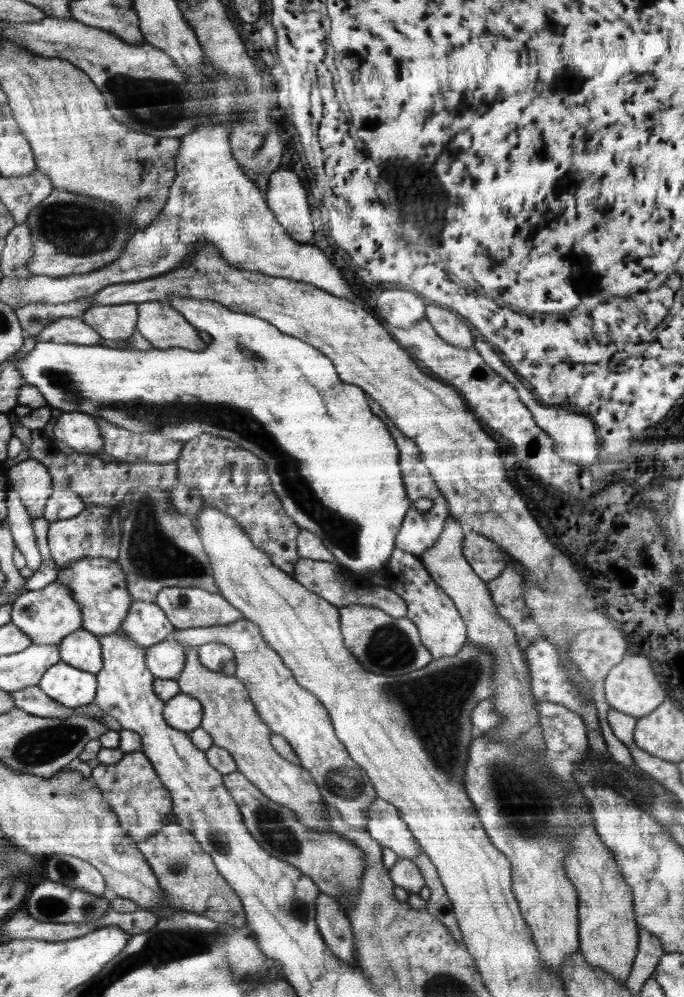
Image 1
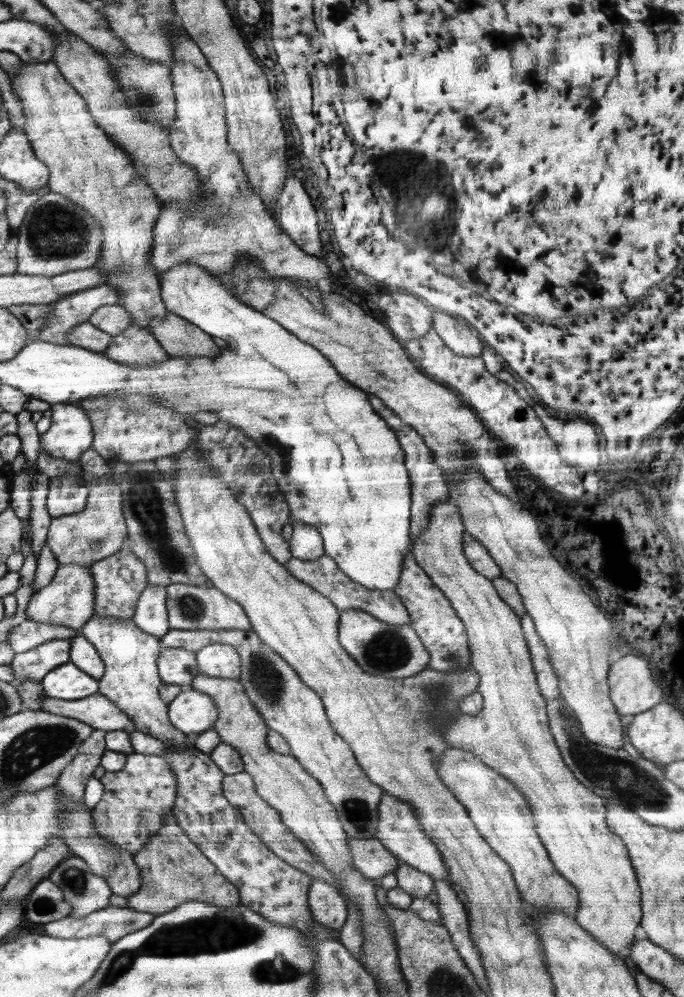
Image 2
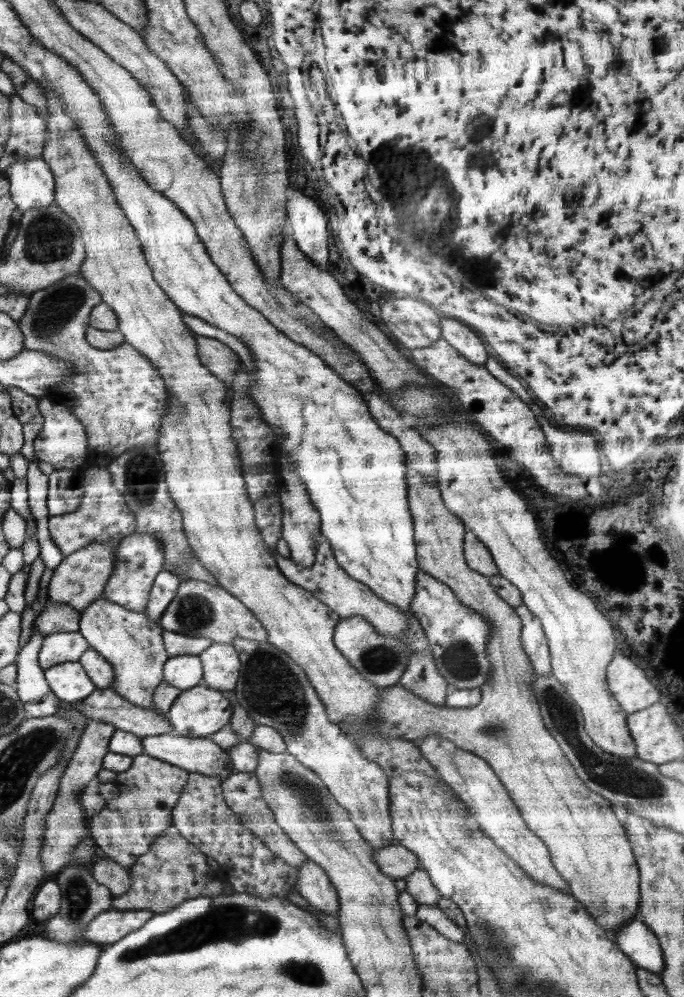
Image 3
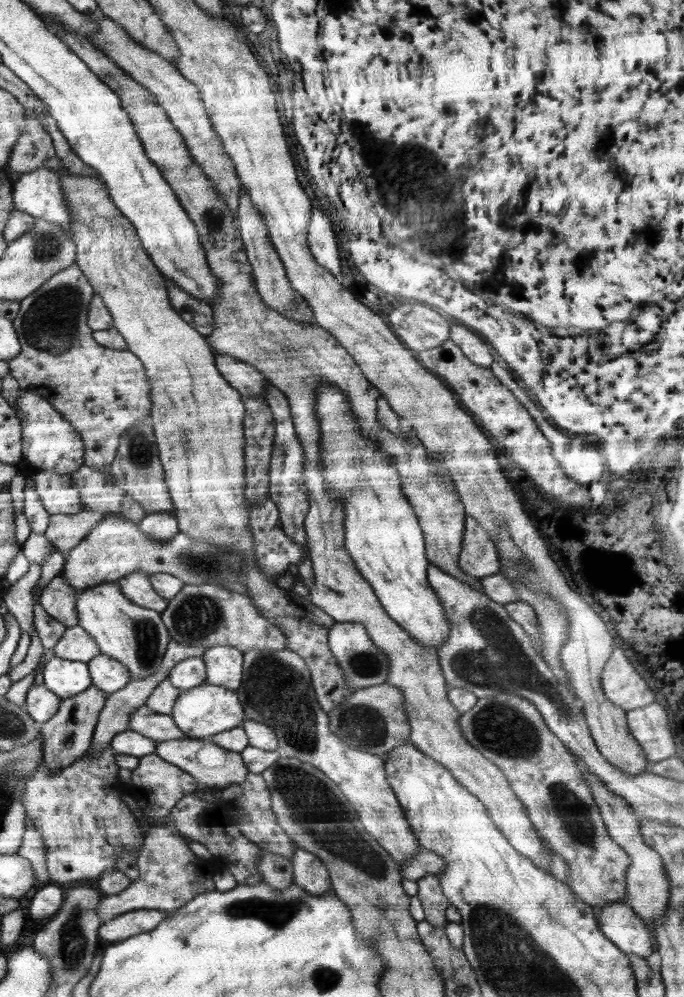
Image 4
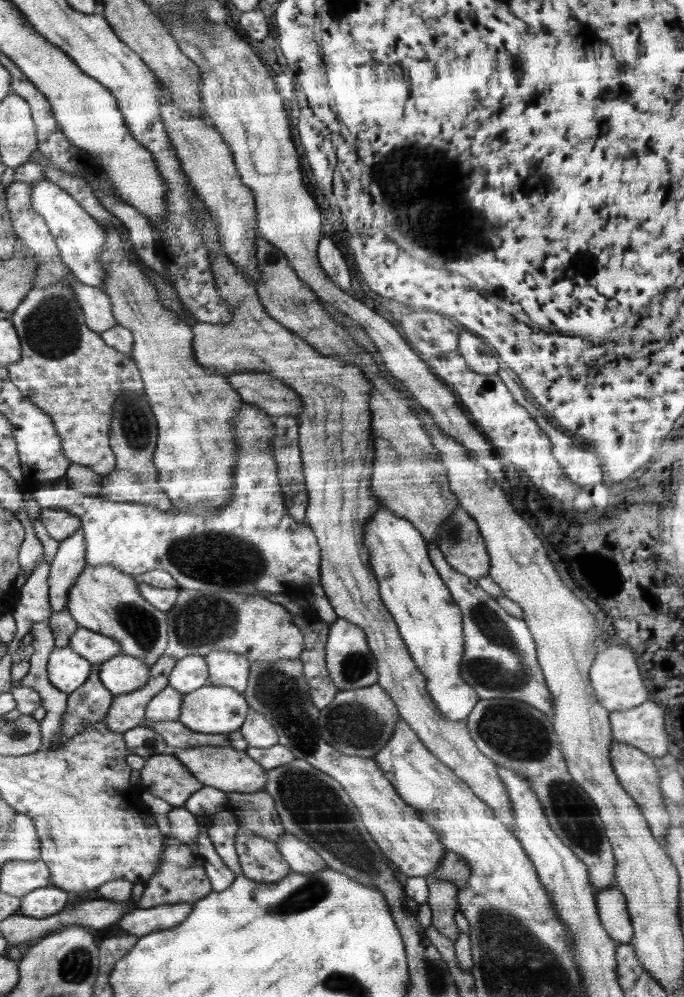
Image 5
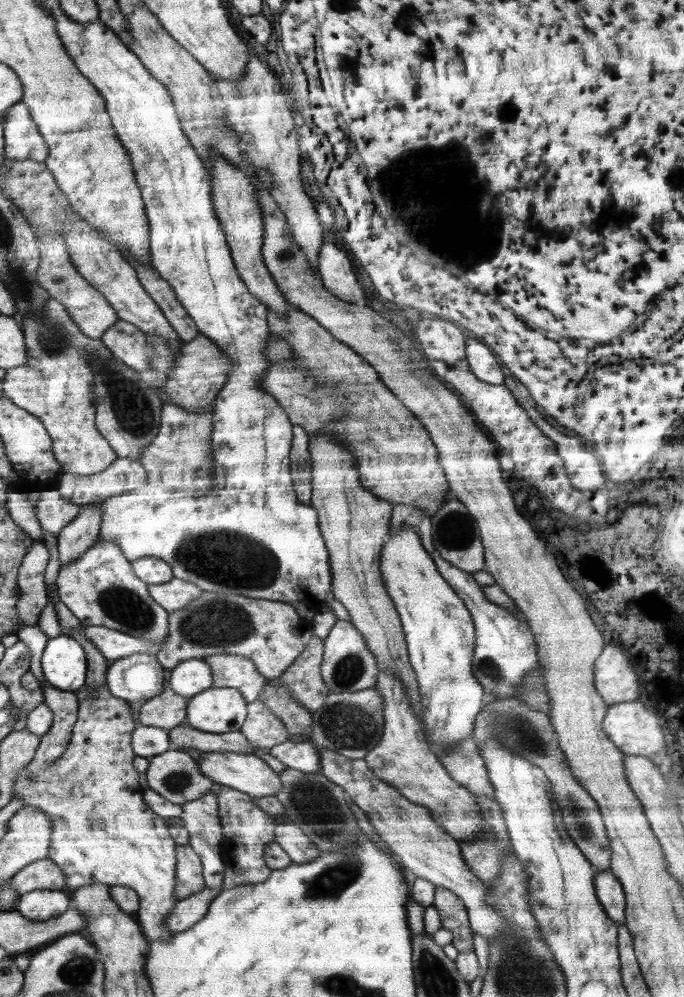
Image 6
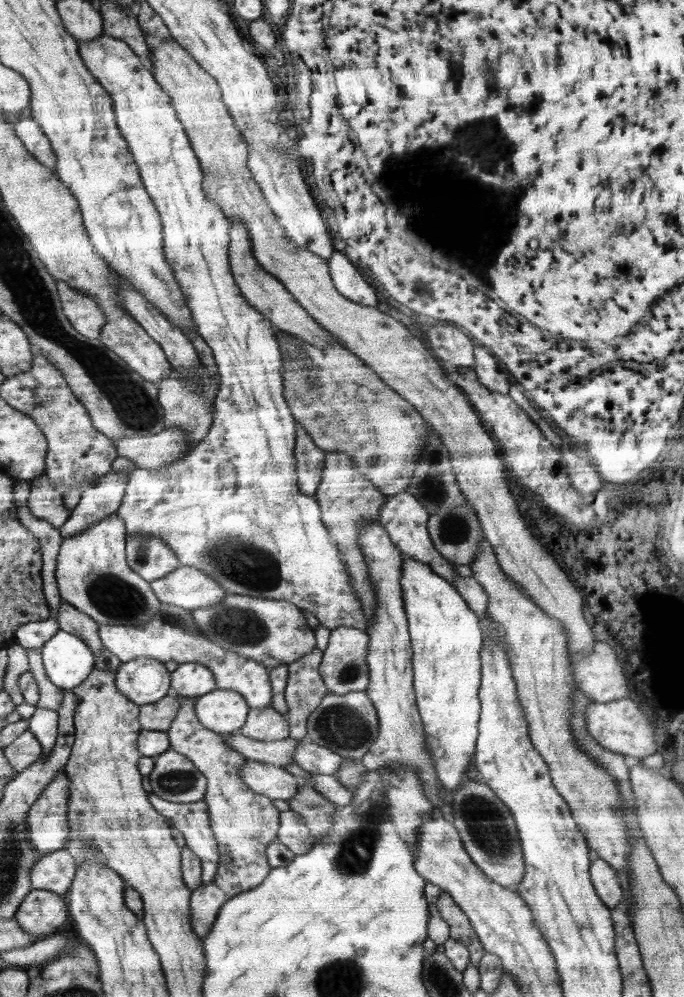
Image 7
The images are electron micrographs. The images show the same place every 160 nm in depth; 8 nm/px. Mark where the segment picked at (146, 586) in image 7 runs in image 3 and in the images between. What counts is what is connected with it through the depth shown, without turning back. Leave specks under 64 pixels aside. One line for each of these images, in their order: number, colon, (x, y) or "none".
3: (133, 642)
4: (136, 635)
5: (104, 599)
6: (101, 588)

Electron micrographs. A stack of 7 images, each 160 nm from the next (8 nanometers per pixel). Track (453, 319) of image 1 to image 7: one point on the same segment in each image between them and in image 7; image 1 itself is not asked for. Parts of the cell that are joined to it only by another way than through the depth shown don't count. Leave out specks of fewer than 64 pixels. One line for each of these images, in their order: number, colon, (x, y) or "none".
2: (457, 335)
3: (463, 339)
4: (478, 351)
5: (479, 358)
6: (482, 364)
7: (485, 366)

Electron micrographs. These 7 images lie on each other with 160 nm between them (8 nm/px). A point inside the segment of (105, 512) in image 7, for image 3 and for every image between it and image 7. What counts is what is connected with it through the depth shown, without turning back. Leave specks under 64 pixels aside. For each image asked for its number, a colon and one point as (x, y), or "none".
3: (56, 617)
4: (59, 600)
5: (69, 561)
6: (74, 540)

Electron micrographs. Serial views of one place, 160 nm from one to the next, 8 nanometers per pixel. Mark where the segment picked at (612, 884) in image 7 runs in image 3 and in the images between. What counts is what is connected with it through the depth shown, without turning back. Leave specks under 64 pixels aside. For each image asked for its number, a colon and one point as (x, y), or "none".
3: (641, 945)
4: (617, 920)
5: (612, 909)
6: (610, 893)

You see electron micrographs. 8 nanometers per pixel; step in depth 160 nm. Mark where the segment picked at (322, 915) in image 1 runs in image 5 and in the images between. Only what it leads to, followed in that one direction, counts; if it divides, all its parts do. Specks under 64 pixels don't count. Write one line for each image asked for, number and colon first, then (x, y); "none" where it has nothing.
2: (327, 907)
3: (313, 883)
4: (309, 872)
5: (301, 858)

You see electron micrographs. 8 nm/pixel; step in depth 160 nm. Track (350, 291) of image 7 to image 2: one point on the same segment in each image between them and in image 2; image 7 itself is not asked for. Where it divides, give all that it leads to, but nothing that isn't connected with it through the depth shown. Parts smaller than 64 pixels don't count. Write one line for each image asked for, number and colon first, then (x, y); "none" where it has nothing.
2: (296, 215)
3: (307, 223)
4: (321, 242)
5: (330, 258)
6: (335, 270)

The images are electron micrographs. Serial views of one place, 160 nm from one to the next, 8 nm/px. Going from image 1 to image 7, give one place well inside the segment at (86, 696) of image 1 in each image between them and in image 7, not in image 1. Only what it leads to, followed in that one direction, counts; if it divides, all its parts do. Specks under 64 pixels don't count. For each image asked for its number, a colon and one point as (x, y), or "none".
2: (68, 682)
3: (69, 681)
4: (64, 677)
5: (67, 669)
6: (64, 663)
7: (68, 660)

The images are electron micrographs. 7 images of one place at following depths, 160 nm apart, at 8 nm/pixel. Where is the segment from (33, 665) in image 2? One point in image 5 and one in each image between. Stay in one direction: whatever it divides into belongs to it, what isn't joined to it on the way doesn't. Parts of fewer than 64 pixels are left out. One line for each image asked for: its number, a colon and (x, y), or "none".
3: (57, 648)
4: (76, 644)
5: (97, 648)

